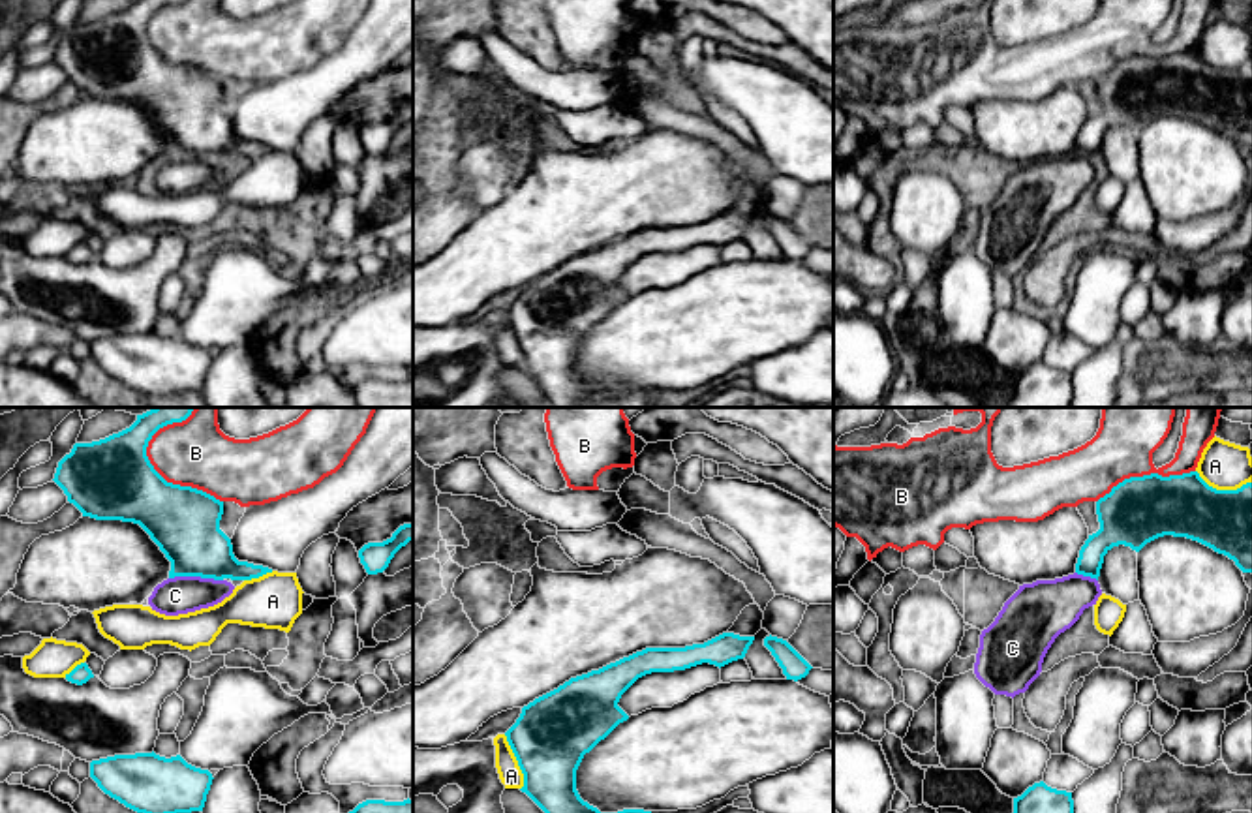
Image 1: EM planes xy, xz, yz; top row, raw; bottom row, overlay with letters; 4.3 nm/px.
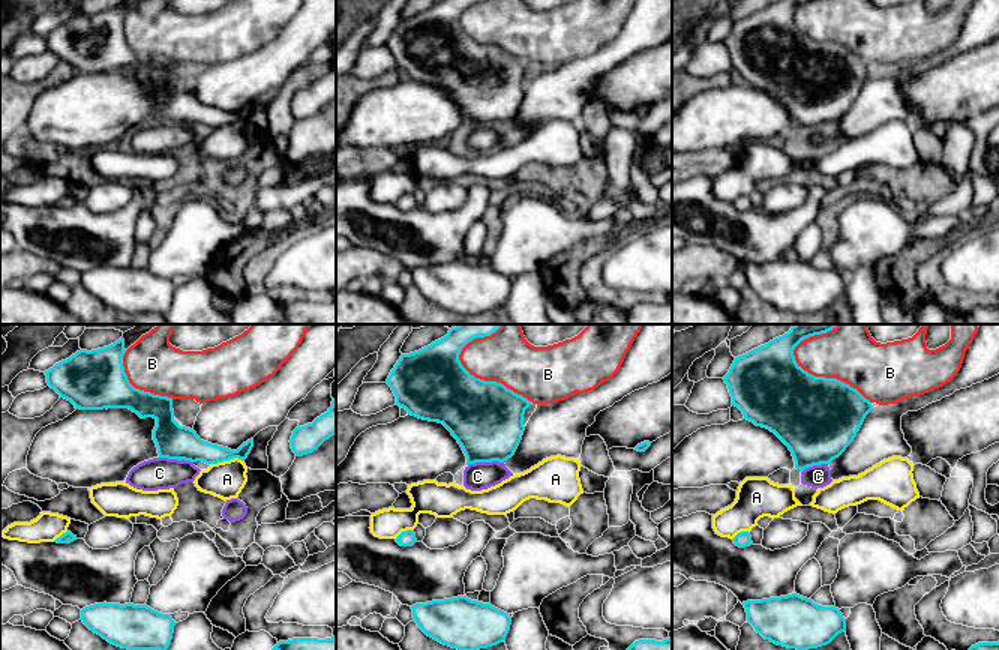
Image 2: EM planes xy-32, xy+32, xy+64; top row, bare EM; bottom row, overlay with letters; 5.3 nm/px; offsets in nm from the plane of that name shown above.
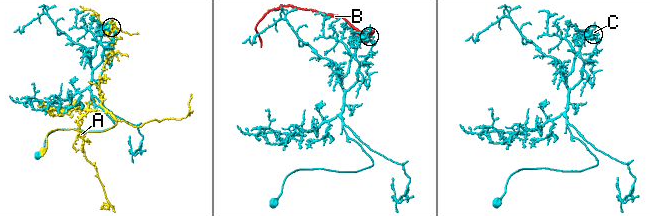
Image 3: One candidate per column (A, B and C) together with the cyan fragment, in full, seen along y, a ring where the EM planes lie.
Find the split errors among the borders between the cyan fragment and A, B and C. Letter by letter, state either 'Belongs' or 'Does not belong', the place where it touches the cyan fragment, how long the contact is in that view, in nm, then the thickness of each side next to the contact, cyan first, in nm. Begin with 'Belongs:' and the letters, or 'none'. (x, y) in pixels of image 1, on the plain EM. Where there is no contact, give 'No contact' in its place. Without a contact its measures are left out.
Belongs: none
A: Does not belong. Touches cyan at yz (1222, 70). Shared border 240 nm. Thickness 280 nm (cyan) against 200 nm
B: Does not belong. Touches cyan at xy (166, 61). Shared border 420 nm. Thickness 360 nm (cyan) against 280 nm
C: Does not belong. Touches cyan at xy (196, 154). Shared border 240 nm. Thickness 300 nm (cyan) against 160 nm

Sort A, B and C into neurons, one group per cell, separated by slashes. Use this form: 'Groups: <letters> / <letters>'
Groups: A / B / C

